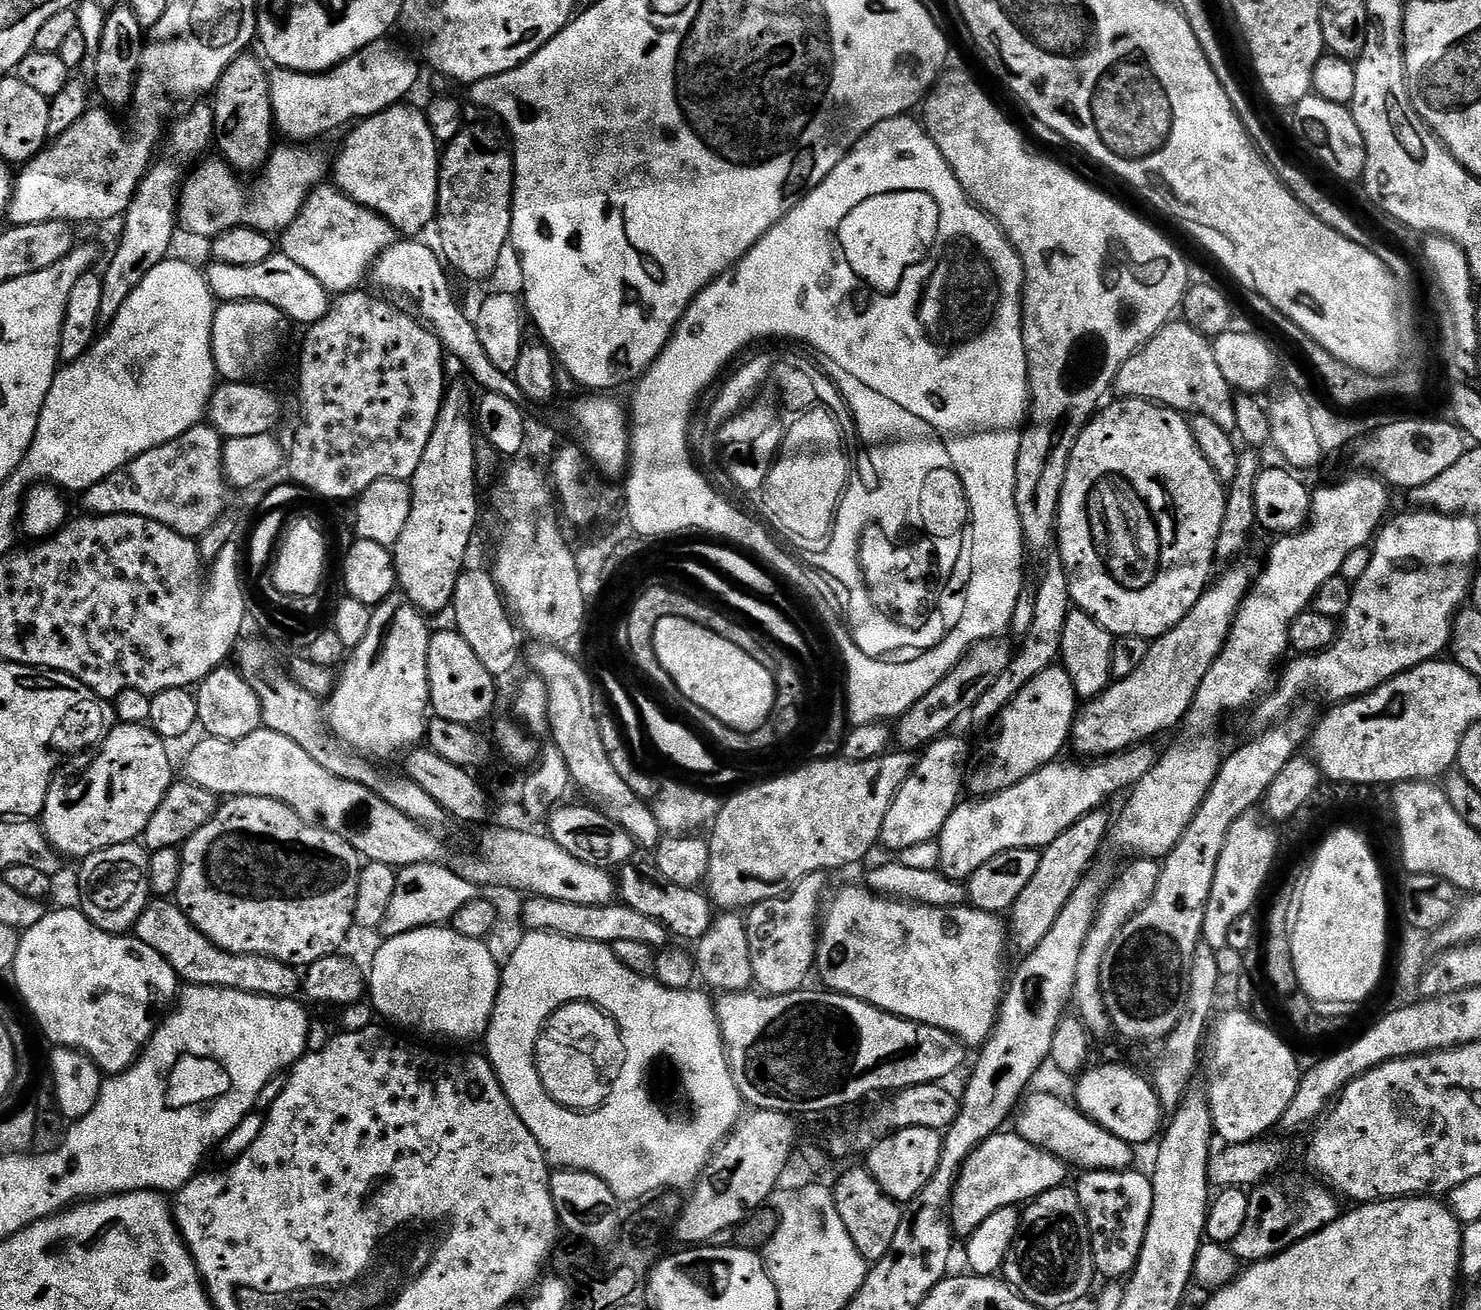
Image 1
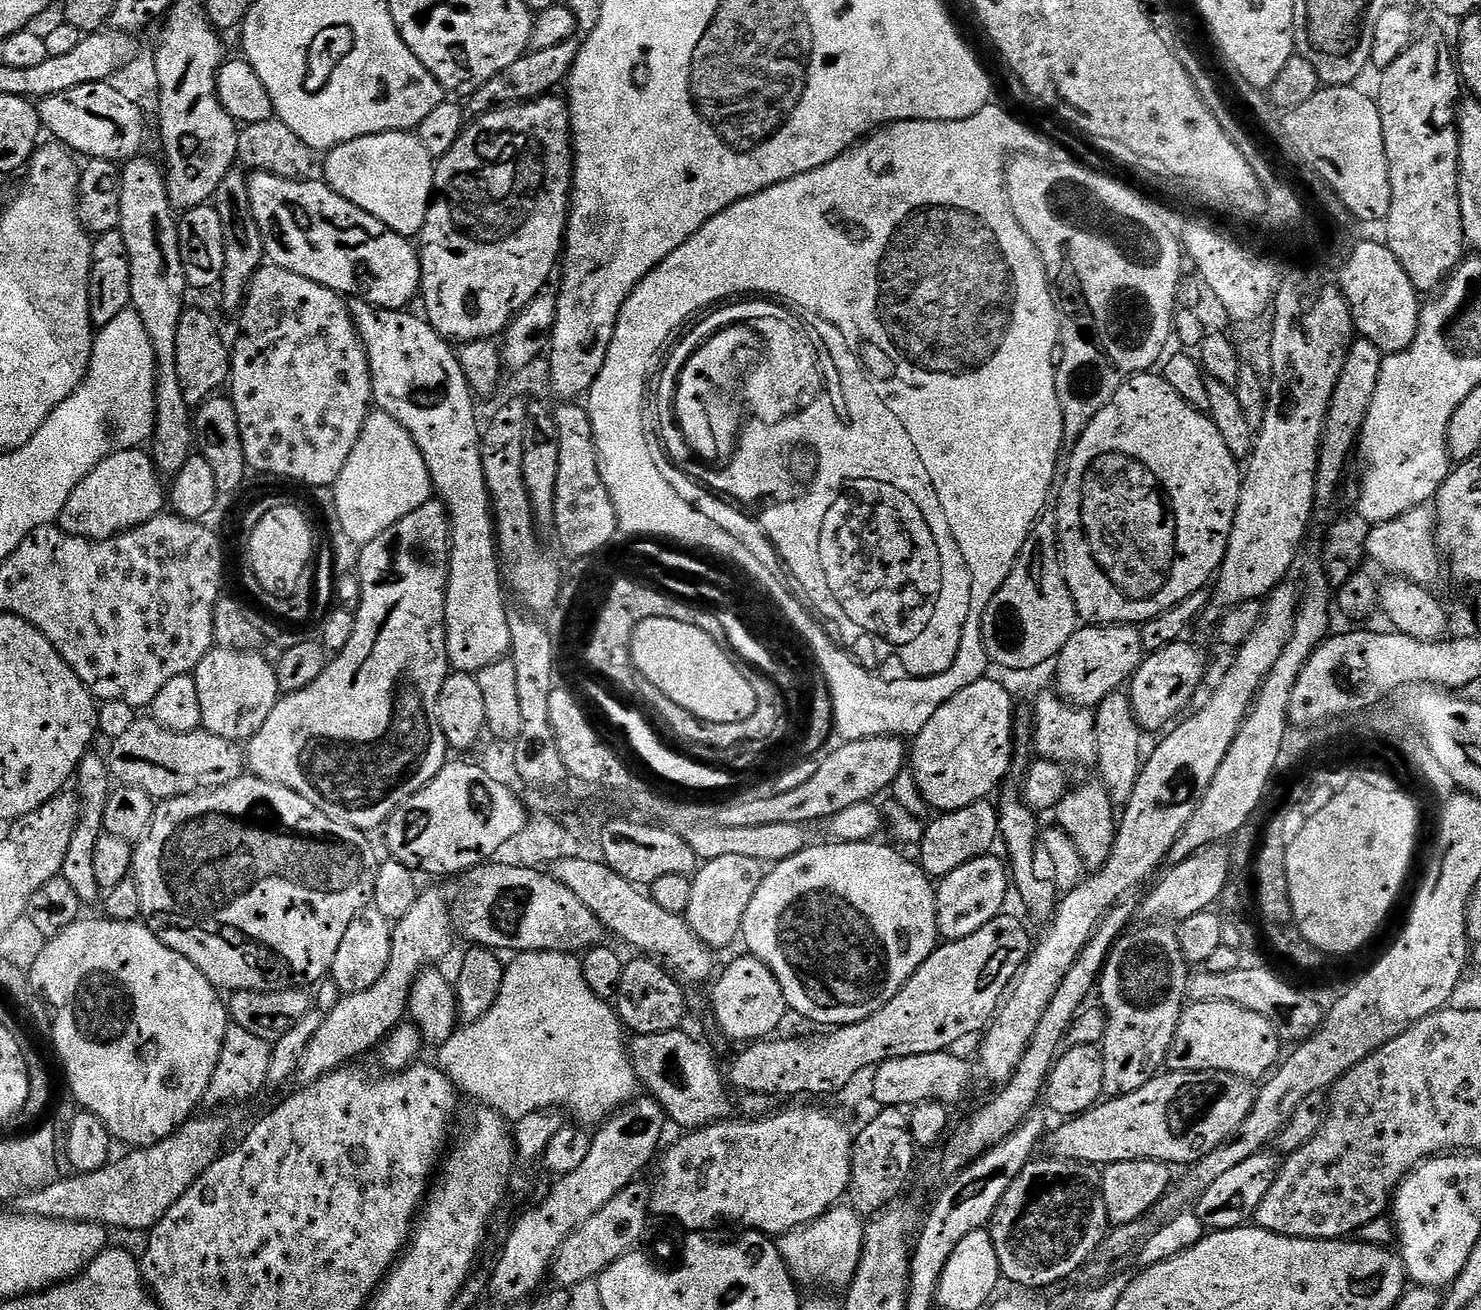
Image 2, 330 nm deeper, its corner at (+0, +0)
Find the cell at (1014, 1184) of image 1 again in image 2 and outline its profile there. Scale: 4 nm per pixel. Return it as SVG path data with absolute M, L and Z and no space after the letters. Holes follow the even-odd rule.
M1165 1071L1155 1076L1146 1086L1125 1096L1105 1099L1087 1112L1069 1119L1061 1128L1047 1133L1046 1145L1053 1157L1062 1160L1081 1160L1087 1164L1107 1166L1114 1162L1131 1160L1157 1160L1170 1162L1196 1162L1215 1147L1222 1146L1236 1135L1246 1122L1256 1102L1258 1088L1251 1080L1229 1072L1173 1072Z

